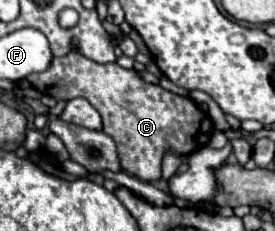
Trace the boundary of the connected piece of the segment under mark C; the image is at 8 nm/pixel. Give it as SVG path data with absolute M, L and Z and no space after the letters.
M72 40L66 56L54 58L46 72L26 76L26 82L58 102L66 102L76 96L86 98L102 116L102 130L114 138L122 168L144 182L160 180L162 158L168 152L176 156L190 156L204 148L214 134L214 122L198 104L194 104L192 98L172 94L158 84L150 84L136 70L126 70L116 62L98 64L82 56L78 52L78 40Z

